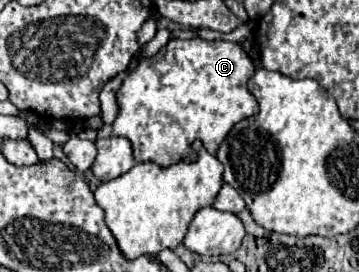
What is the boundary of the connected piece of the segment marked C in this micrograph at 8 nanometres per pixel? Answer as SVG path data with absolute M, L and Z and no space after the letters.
M170 39L156 55L144 57L140 65L122 81L116 91L118 115L112 123L112 137L124 137L132 143L136 163L156 163L170 167L180 161L192 163L198 159L194 141L200 141L210 155L216 155L220 143L226 139L230 129L258 111L256 99L246 89L250 75L254 73L252 59L244 53L240 43L230 41L206 41L206 39Z

